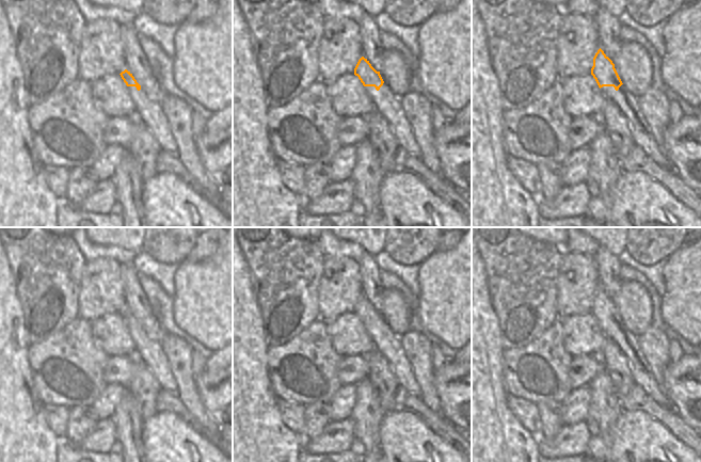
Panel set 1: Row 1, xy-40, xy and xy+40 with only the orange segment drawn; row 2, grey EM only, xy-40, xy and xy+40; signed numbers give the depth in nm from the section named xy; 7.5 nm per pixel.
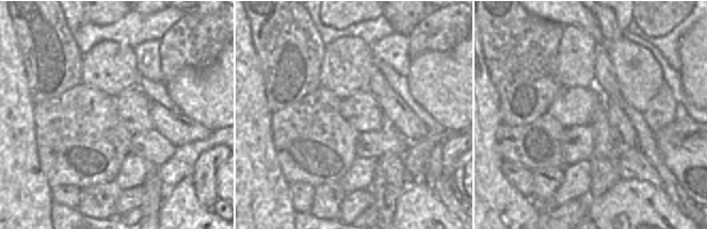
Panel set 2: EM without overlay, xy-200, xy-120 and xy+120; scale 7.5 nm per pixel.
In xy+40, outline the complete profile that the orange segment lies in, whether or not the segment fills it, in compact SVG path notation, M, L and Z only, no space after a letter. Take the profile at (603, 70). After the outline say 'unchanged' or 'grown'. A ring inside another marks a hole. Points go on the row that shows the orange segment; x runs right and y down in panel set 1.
M600 48L593 58L591 75L599 87L614 86L616 91L623 84L612 61Z; unchanged

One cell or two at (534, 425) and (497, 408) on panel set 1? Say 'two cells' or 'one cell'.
two cells

